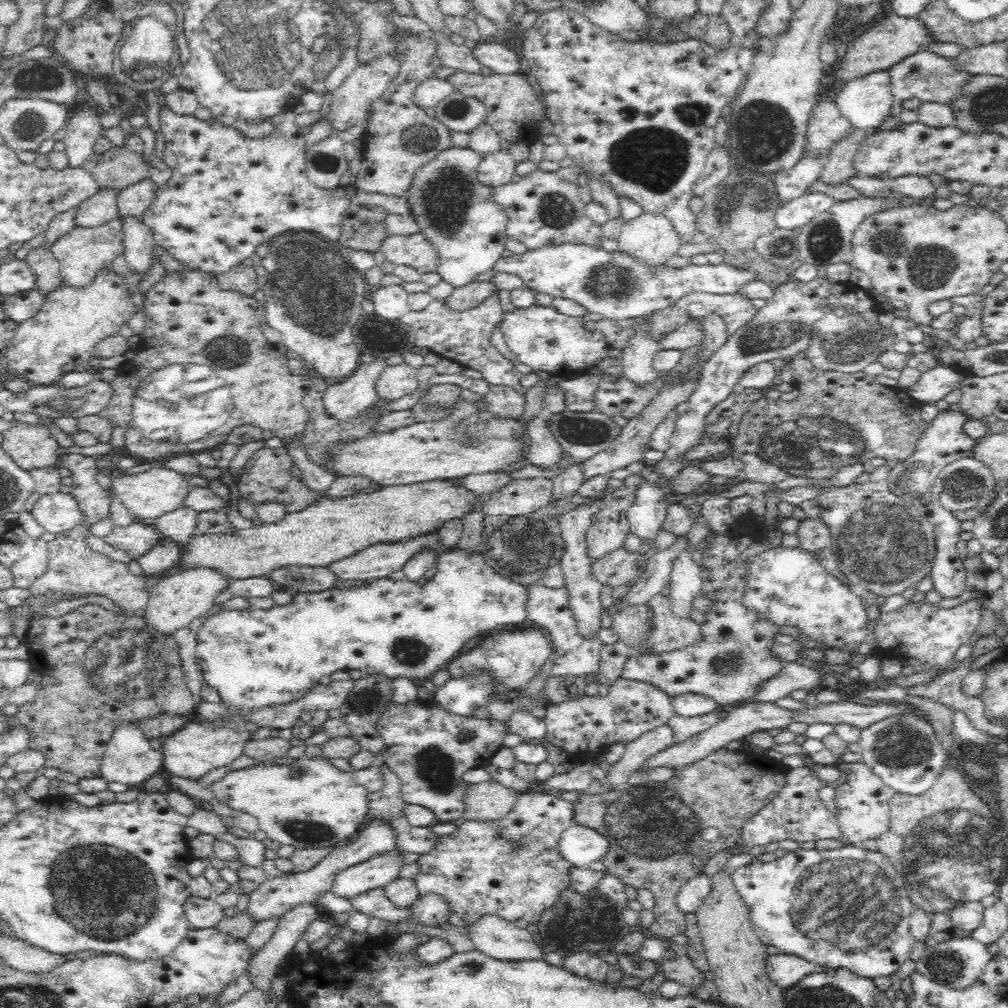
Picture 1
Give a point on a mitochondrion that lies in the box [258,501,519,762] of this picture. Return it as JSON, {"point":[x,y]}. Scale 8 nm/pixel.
{"point":[369,699]}

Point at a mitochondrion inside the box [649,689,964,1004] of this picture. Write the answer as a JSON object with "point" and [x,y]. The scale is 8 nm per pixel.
{"point":[844,931]}

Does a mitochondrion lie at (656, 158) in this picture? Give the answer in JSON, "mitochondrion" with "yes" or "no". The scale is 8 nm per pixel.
{"mitochondrion":"yes"}

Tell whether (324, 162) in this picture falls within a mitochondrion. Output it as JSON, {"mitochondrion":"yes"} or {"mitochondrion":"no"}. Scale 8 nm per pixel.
{"mitochondrion":"yes"}

